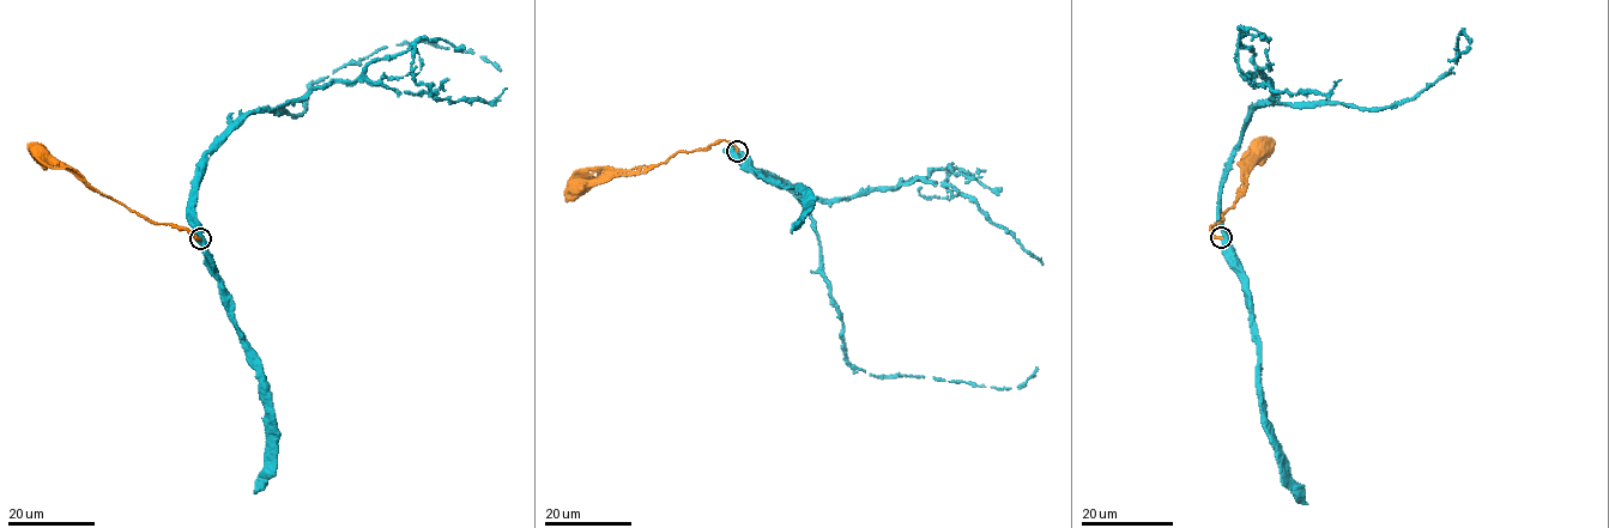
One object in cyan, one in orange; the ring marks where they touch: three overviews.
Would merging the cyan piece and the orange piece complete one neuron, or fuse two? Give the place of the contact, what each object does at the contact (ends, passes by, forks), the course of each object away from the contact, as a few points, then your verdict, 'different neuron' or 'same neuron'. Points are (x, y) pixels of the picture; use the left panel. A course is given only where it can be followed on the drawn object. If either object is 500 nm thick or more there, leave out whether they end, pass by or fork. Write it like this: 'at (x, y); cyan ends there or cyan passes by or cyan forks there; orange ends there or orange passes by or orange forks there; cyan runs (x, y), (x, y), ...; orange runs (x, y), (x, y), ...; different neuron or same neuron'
at (200, 238); cyan runs (199, 238), (194, 186), (203, 158), (246, 115), (300, 115), (315, 82), (383, 48), (434, 42), (500, 68); orange runs (200, 238), (186, 230), (145, 220), (90, 189), (44, 153), (40, 155); different neuron

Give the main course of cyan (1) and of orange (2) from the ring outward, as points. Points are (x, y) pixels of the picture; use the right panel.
1: (1221, 237), (1220, 182), (1256, 108), (1396, 107), (1451, 70), (1463, 31), (1470, 42), (1447, 59)
2: (1221, 237), (1210, 228), (1245, 193), (1247, 174), (1260, 149)

